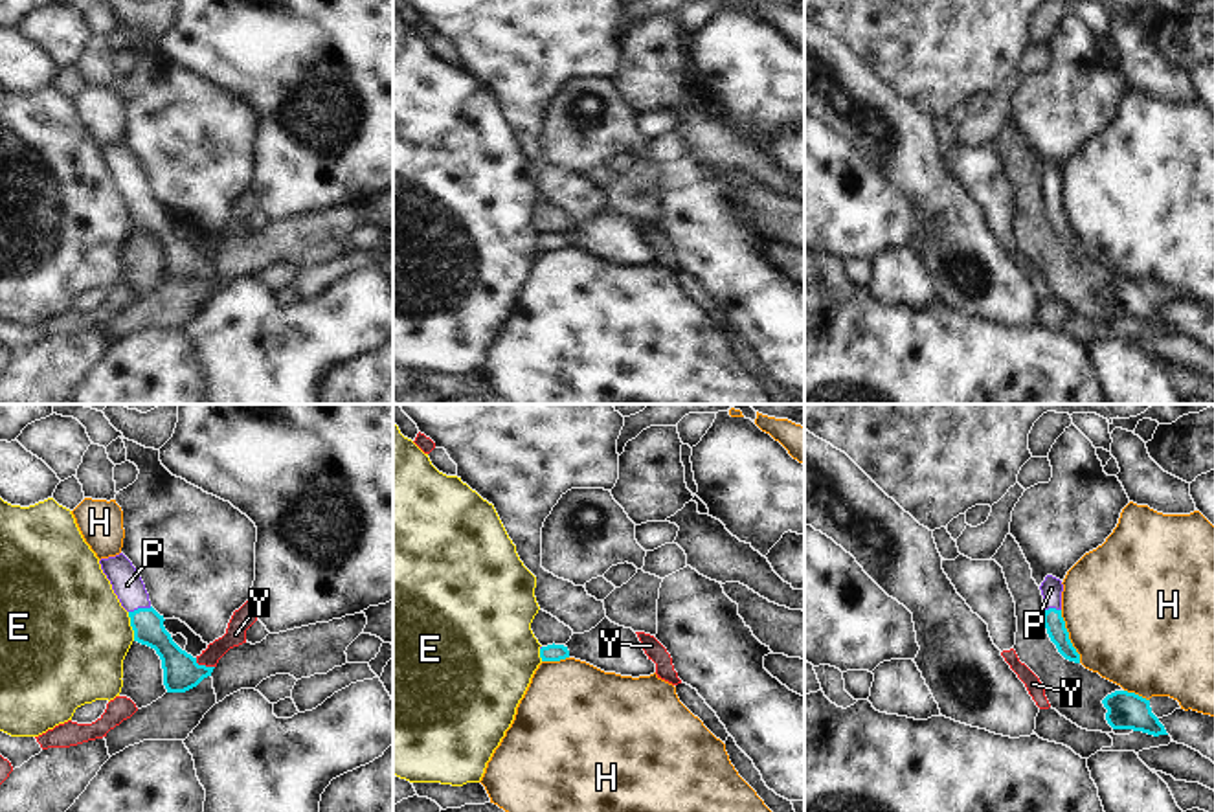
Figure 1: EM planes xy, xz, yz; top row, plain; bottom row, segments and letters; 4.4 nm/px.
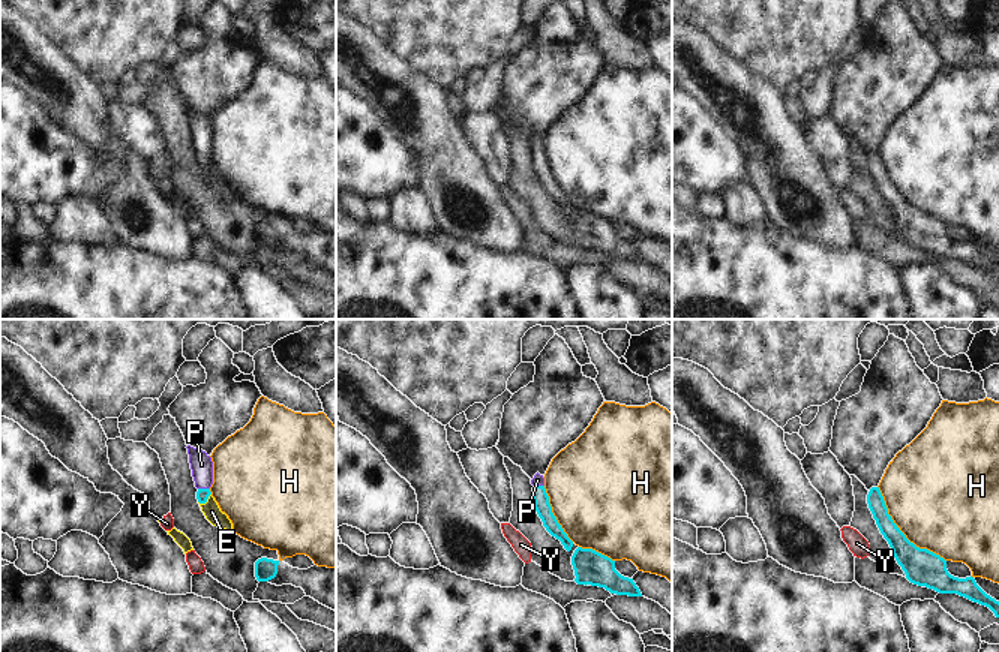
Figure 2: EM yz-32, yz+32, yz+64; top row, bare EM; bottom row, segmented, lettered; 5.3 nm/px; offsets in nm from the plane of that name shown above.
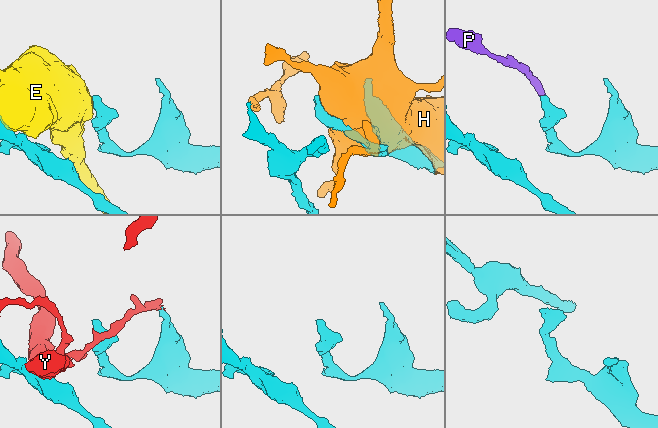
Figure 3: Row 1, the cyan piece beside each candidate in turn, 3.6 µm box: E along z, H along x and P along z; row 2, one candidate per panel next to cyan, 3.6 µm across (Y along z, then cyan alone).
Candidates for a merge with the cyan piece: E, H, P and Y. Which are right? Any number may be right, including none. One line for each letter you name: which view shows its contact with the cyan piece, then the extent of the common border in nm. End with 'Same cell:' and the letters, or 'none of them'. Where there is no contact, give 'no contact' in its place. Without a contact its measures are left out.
P: contact in xy; length 110 nm
Same cell: P

